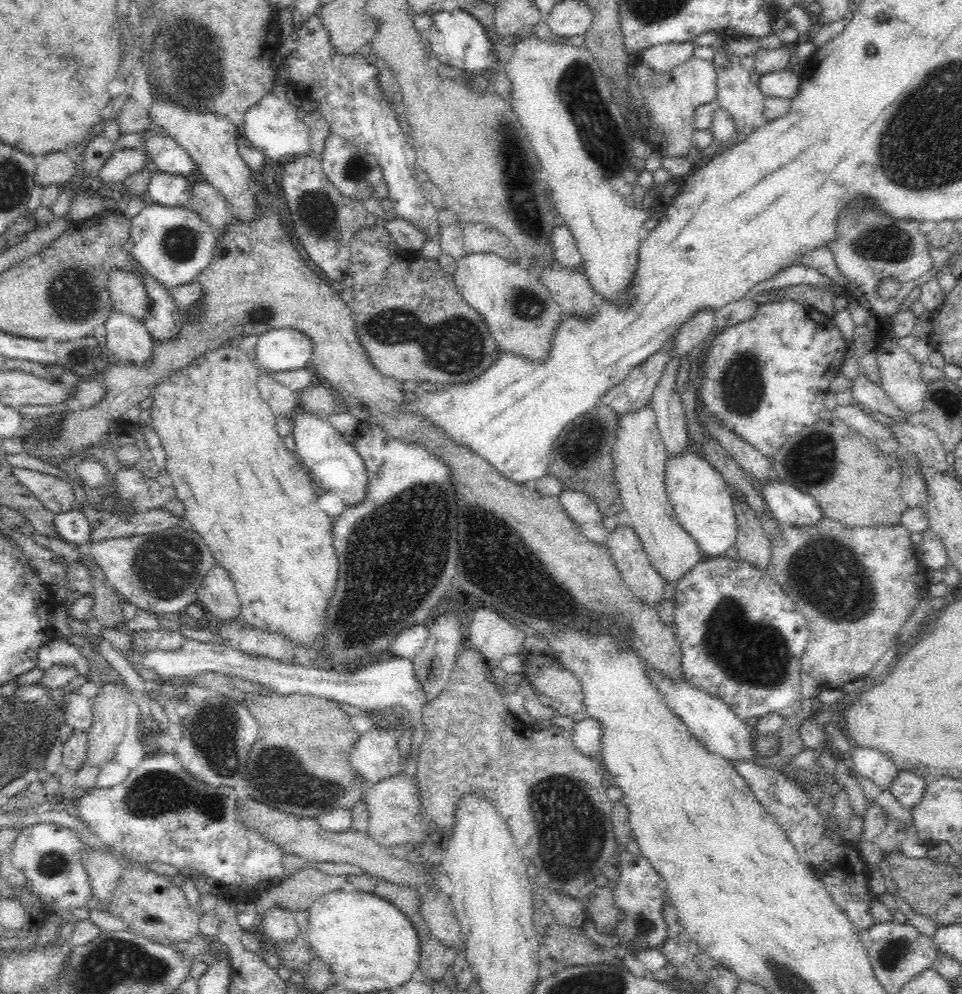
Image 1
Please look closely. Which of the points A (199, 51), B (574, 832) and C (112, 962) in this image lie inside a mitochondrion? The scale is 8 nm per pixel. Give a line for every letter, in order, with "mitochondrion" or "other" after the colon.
A: mitochondrion
B: mitochondrion
C: mitochondrion

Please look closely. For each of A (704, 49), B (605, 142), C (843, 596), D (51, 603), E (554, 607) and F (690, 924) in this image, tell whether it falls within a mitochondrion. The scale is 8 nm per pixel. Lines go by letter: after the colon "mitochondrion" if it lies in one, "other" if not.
A: other
B: mitochondrion
C: mitochondrion
D: other
E: mitochondrion
F: other

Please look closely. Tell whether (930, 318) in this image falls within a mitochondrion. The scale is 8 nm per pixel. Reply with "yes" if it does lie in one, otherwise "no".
no

